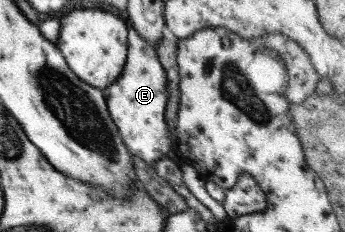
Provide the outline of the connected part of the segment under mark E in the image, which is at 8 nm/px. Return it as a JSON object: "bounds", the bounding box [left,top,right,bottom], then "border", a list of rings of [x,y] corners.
{"bounds":[101,26,171,166],"border":[[[131,26],[127,30],[126,44],[126,59],[121,73],[101,91],[109,116],[127,151],[153,166],[171,150],[169,126],[165,122],[165,103],[169,97],[168,80],[154,47],[144,41]]]}

